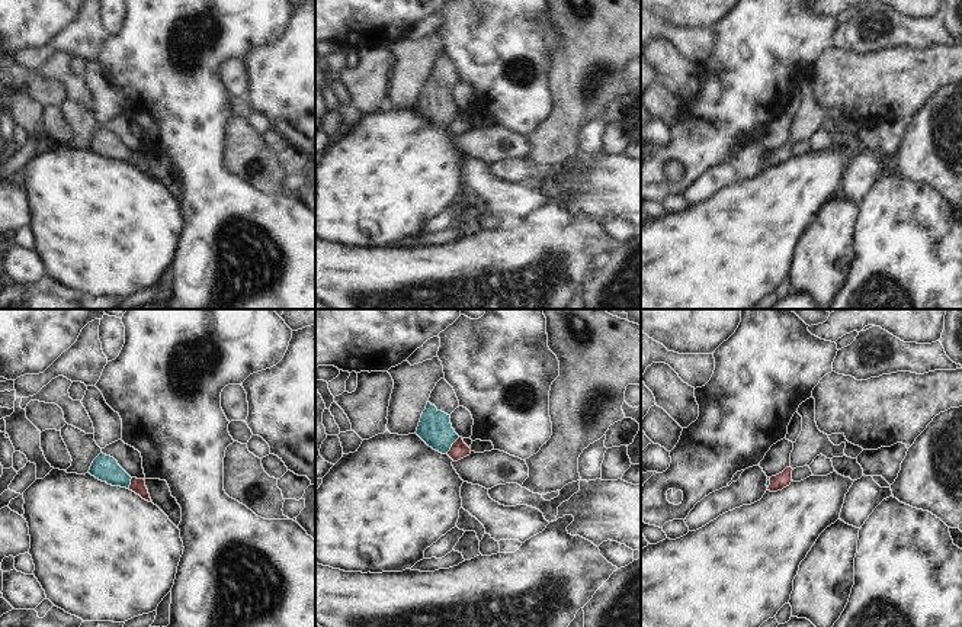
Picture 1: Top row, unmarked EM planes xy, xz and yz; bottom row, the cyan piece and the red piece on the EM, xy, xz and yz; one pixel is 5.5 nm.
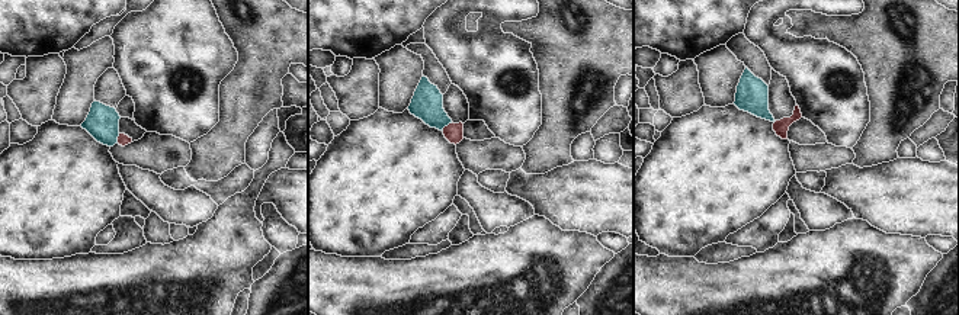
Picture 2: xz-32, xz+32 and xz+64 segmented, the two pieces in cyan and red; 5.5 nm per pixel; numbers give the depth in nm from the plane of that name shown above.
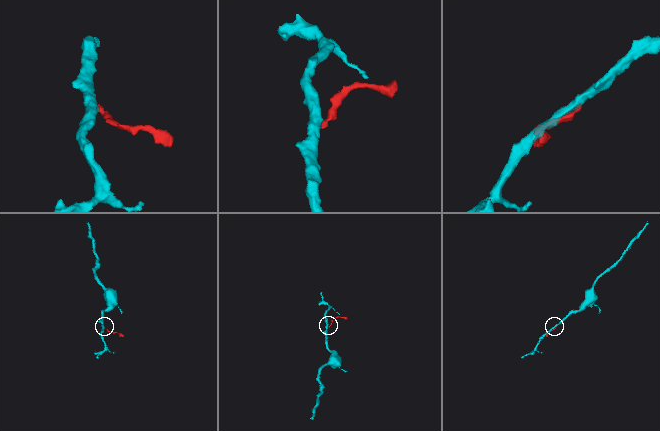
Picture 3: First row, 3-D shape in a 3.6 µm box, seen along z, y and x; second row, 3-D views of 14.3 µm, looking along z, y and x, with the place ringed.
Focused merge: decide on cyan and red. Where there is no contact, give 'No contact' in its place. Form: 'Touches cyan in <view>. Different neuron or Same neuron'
Touches cyan in xz. Different neuron.

